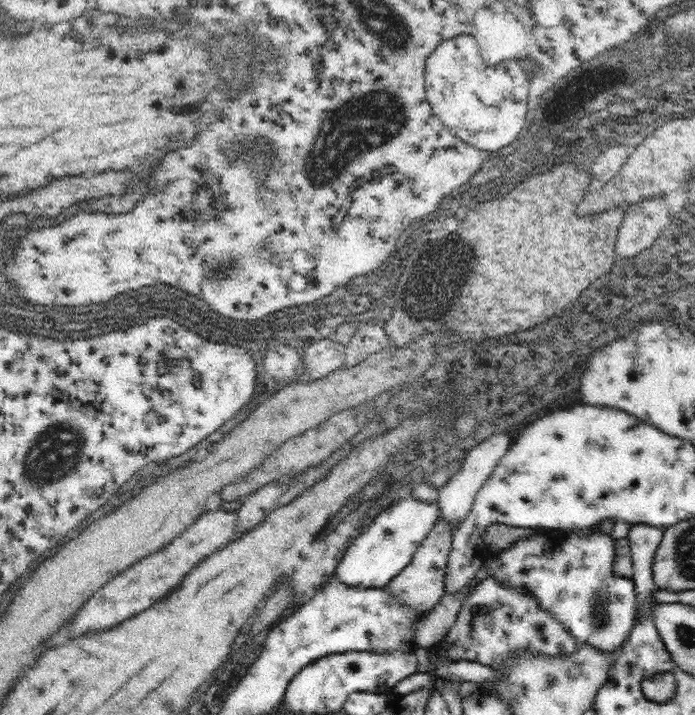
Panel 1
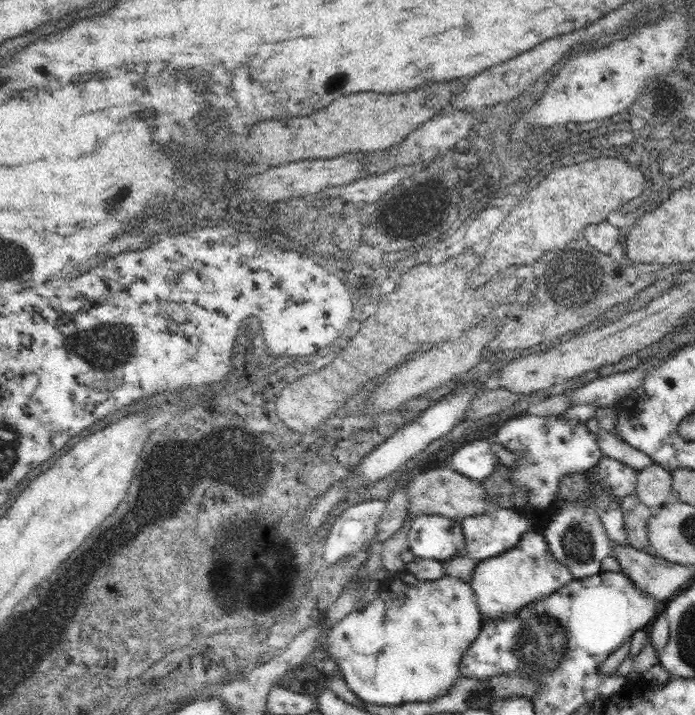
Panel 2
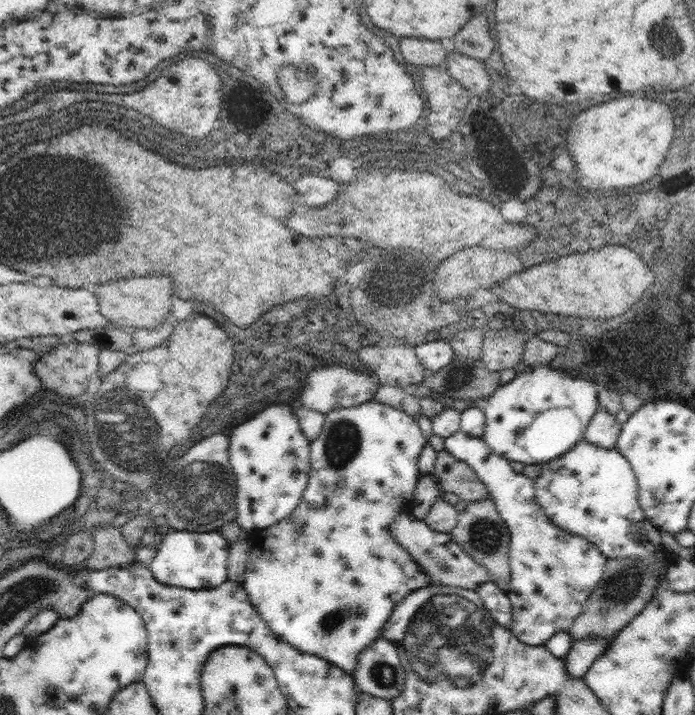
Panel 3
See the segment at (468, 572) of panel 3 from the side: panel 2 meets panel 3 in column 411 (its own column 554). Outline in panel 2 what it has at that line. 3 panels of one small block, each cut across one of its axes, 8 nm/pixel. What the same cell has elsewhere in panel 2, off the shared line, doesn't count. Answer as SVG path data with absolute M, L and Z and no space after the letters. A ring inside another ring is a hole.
M572 504L572 506L562 506L548 524L540 530L542 538L546 540L548 548L552 550L554 558L564 564L574 580L584 580L594 574L602 572L602 560L610 556L610 538L604 526L600 524L600 516L592 506L586 504Z

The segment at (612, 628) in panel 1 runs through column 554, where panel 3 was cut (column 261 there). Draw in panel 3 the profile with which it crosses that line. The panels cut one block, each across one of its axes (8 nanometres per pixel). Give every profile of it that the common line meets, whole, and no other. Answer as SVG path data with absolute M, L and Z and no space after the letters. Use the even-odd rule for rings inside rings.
M363 402L359 406L351 406L351 408L335 408L325 416L325 424L321 434L309 444L309 480L307 486L303 490L303 496L297 504L297 508L279 524L269 526L265 530L255 530L251 534L253 540L253 556L249 556L247 564L245 564L245 578L241 582L245 594L249 596L251 606L257 610L257 614L261 616L261 620L265 620L267 628L283 642L291 644L293 648L297 648L303 654L311 654L317 656L321 660L331 662L333 666L341 668L343 674L347 674L347 678L353 678L353 672L357 668L357 656L361 656L361 652L365 648L369 648L369 644L373 644L381 634L383 634L383 626L389 620L389 614L393 612L393 608L397 606L397 602L409 594L413 594L417 588L425 588L431 586L431 578L423 572L421 564L417 560L413 560L409 556L409 552L405 552L397 540L391 534L391 524L397 518L401 508L409 508L411 510L411 502L413 502L413 490L415 484L419 480L419 472L417 472L417 456L421 454L421 448L427 444L427 438L421 434L421 428L417 424L417 420L413 416L409 416L407 412L401 412L393 406L381 404L381 402Z

